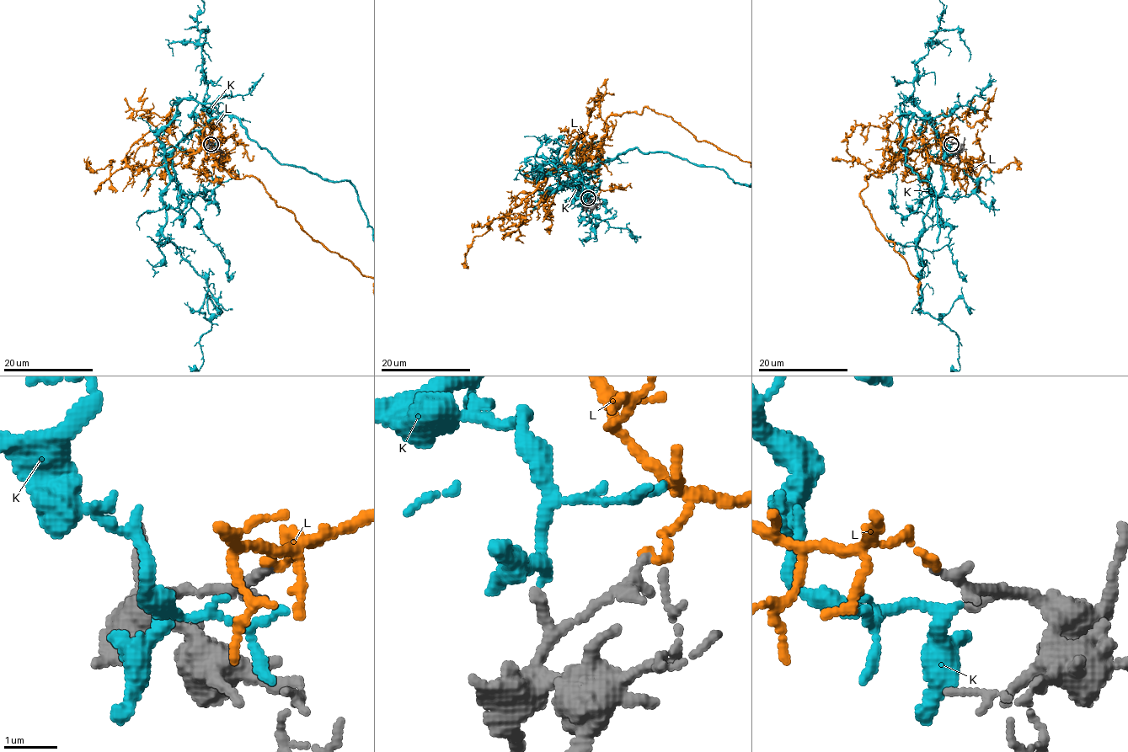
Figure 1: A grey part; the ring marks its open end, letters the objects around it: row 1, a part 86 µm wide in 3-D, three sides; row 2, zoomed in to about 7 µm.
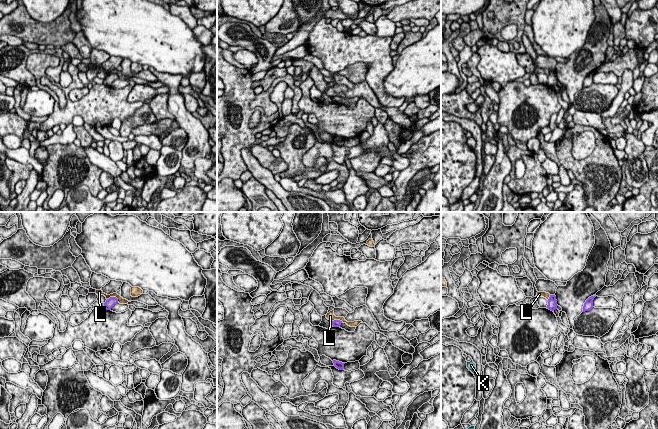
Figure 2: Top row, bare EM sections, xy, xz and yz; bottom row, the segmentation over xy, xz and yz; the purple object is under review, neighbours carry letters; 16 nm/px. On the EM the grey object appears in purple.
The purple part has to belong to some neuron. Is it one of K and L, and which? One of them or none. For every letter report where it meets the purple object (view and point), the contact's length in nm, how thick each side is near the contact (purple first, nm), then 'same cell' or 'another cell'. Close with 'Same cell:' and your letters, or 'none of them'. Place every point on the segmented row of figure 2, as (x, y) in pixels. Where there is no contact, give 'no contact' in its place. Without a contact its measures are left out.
K: no contact | same cell
L: xy (113, 297) | 200 nm | 140/100 nm | another cell
Same cell: K

